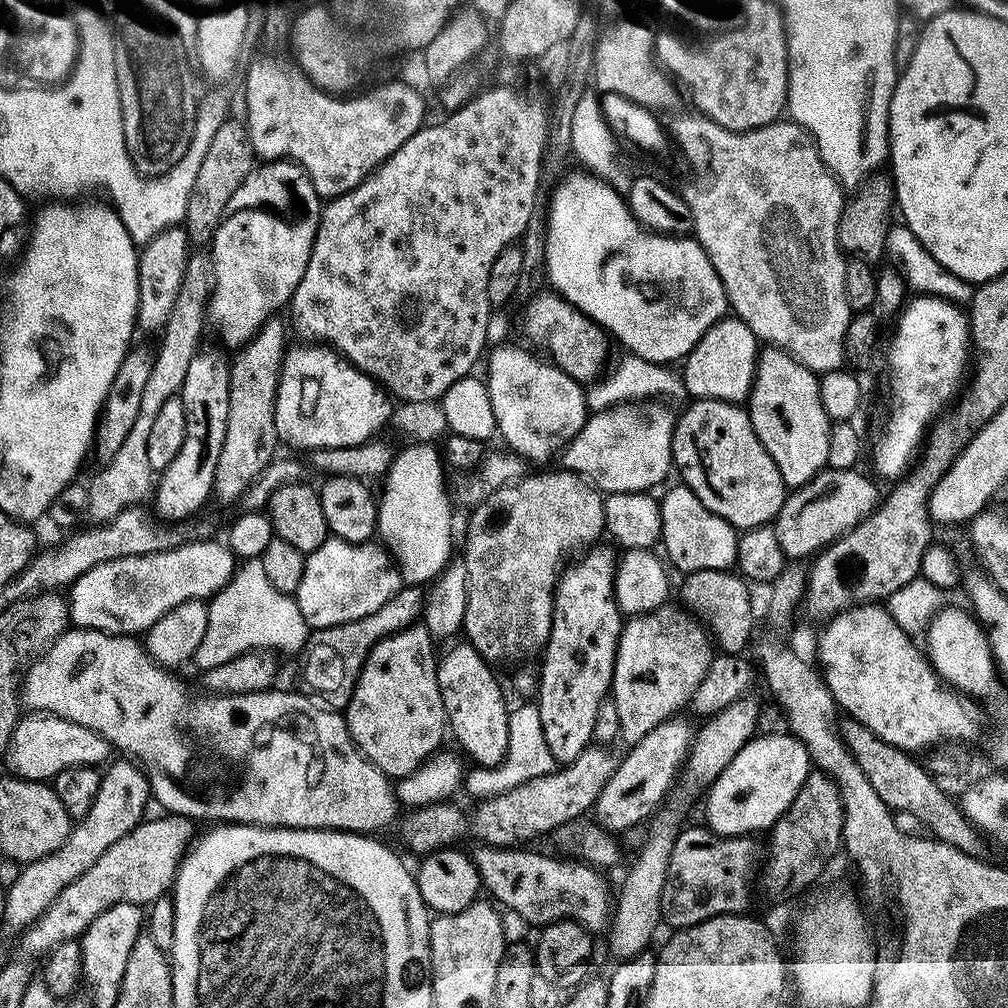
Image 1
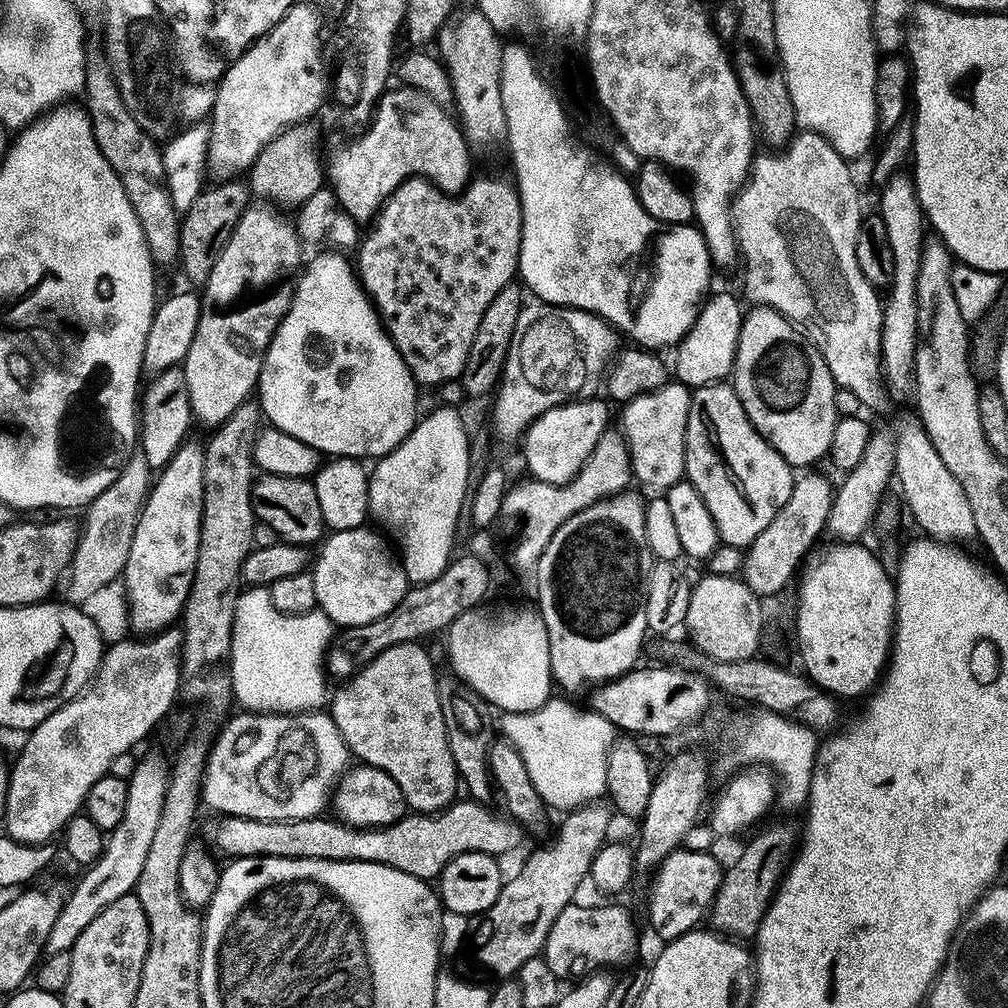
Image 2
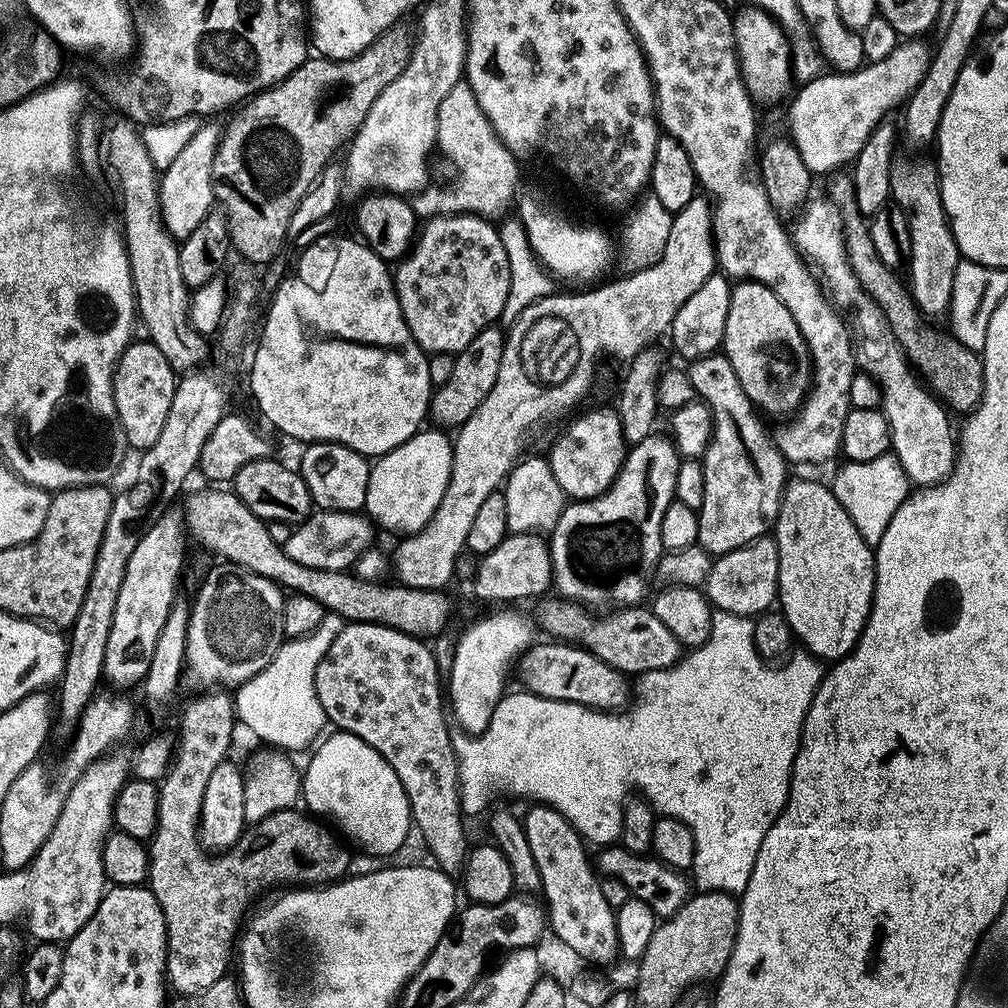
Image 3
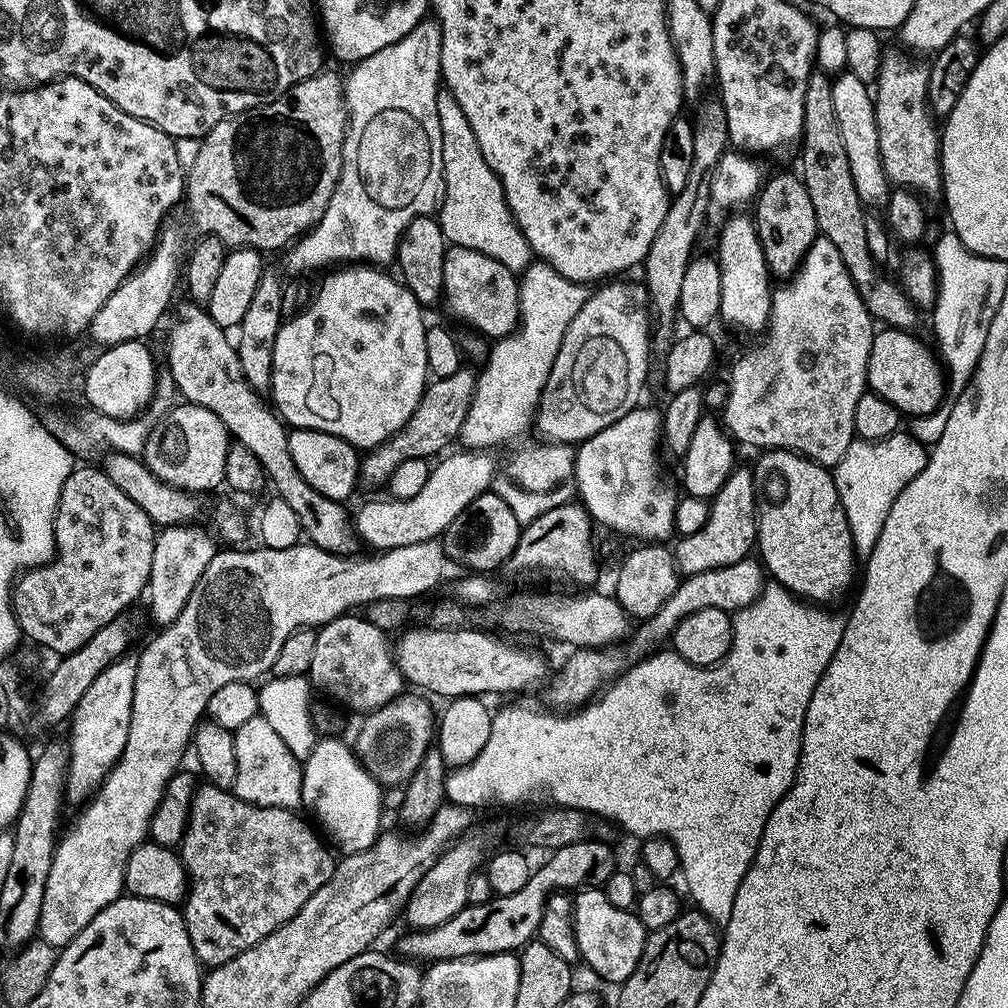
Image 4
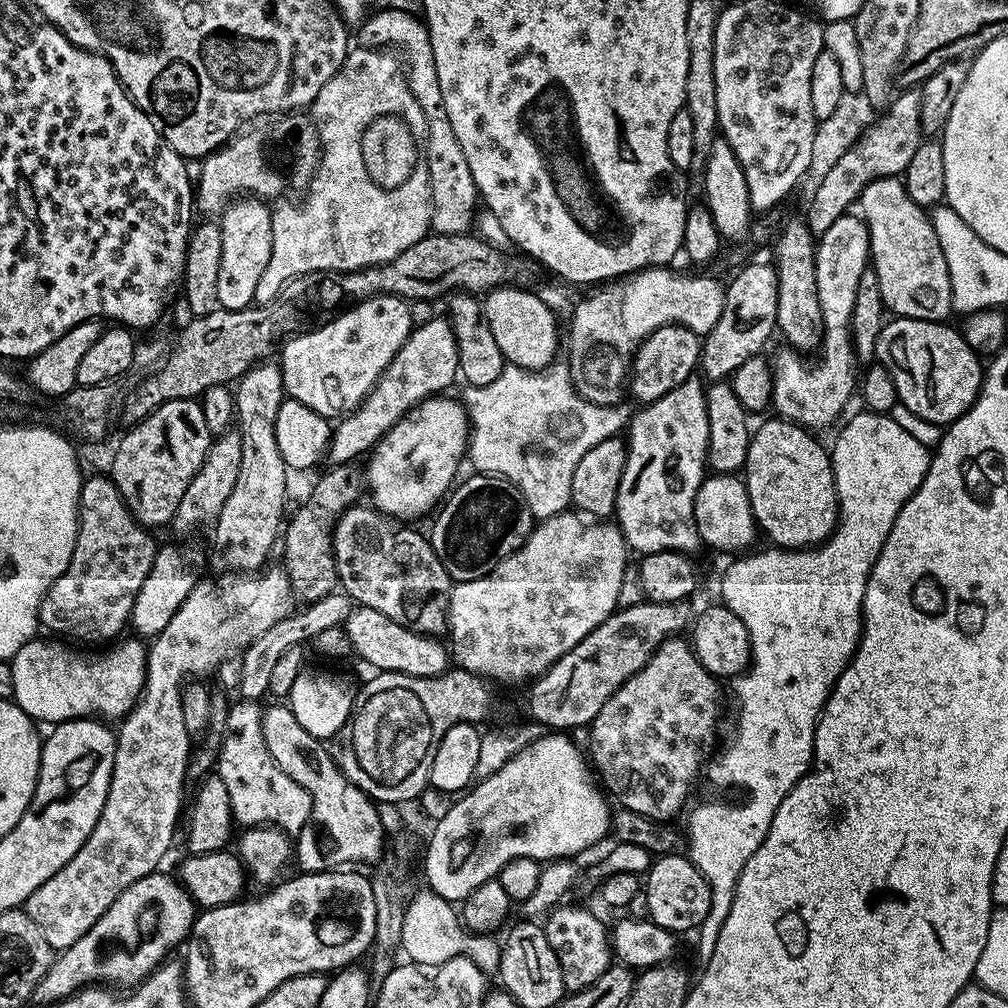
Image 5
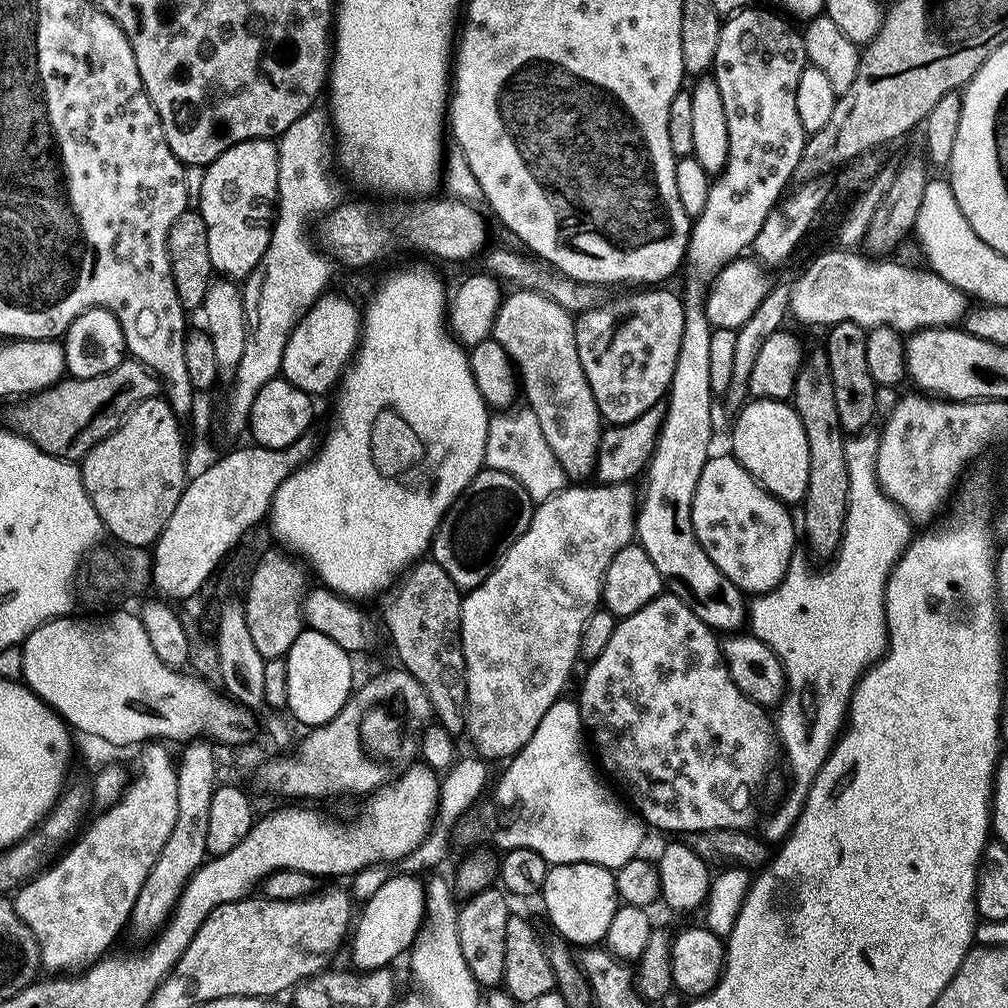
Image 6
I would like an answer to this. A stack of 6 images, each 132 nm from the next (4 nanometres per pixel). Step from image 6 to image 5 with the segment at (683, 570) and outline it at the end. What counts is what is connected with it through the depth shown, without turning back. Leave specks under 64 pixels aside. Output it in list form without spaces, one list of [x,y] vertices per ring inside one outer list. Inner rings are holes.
[[[689,378],[677,384],[662,398],[645,404],[640,413],[631,417],[626,429],[628,457],[622,474],[622,482],[616,495],[615,523],[618,525],[629,549],[637,548],[640,554],[650,552],[695,553],[702,541],[694,522],[694,498],[706,475],[708,462],[708,411],[706,410],[706,384],[703,379]]]

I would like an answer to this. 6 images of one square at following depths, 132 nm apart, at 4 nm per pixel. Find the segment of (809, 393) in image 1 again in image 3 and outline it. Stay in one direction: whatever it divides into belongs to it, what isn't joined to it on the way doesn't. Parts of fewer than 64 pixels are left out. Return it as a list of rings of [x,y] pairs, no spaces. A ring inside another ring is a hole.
[[[758,280],[732,284],[722,352],[734,366],[742,390],[765,417],[783,421],[800,411],[814,384],[814,365],[798,324],[774,290]]]

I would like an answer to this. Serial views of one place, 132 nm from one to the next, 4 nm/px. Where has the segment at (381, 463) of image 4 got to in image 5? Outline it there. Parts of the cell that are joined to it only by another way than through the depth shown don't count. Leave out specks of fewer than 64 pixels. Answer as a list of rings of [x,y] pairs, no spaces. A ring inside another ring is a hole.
[[[351,462],[329,467],[328,472],[322,473],[320,481],[313,486],[308,501],[292,517],[287,517],[286,527],[282,532],[282,567],[287,572],[293,589],[308,588],[312,598],[325,596],[337,587],[336,559],[332,553],[332,530],[336,527],[336,517],[359,501],[356,499],[360,496],[362,472],[359,472],[356,466]]]

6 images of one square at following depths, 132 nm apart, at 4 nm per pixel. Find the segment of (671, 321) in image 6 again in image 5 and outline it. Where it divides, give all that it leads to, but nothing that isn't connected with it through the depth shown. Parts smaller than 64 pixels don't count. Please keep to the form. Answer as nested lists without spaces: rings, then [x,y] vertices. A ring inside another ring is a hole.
[[[681,324],[655,328],[641,342],[636,355],[632,357],[630,375],[626,381],[627,391],[634,399],[640,400],[641,405],[654,403],[677,384],[686,382],[697,371],[701,351],[701,337],[689,328],[683,328]]]

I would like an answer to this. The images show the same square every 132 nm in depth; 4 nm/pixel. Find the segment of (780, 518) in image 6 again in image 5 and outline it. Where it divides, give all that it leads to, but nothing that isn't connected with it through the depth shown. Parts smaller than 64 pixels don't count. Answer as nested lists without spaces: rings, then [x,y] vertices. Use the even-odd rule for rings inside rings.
[[[736,474],[705,475],[694,498],[694,522],[701,541],[720,552],[743,553],[753,547],[751,544],[758,537],[758,525],[752,516],[748,487]]]

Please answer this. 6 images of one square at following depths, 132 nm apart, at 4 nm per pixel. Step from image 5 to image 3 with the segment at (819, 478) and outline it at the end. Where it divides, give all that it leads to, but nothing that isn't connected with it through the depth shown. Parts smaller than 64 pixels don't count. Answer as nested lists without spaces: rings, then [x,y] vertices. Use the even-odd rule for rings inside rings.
[[[789,479],[785,483],[784,493],[780,499],[780,509],[774,521],[774,539],[778,550],[778,586],[776,587],[778,608],[789,624],[789,630],[792,632],[793,637],[797,641],[800,639],[804,643],[801,644],[803,651],[811,652],[821,662],[835,662],[841,660],[844,656],[850,655],[866,626],[868,615],[872,609],[874,586],[876,585],[876,557],[873,545],[866,543],[862,538],[862,534],[858,534],[858,526],[854,526],[854,522],[850,522],[850,514],[846,514],[846,510],[842,510],[842,506],[838,502],[836,495],[833,494],[831,487],[827,483],[819,484],[816,480]]]

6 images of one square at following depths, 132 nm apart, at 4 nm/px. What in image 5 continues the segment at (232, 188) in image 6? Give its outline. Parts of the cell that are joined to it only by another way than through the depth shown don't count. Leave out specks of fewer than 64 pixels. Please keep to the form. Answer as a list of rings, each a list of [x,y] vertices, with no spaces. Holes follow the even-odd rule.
[[[236,198],[219,213],[222,236],[221,265],[218,266],[218,302],[221,308],[242,310],[255,301],[258,278],[270,262],[272,212],[260,198]]]

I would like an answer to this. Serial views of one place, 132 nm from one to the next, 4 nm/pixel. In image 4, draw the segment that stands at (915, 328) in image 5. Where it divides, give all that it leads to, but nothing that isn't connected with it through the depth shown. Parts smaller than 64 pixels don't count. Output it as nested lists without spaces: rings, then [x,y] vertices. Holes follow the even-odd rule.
[[[887,326],[881,327],[873,335],[866,384],[905,417],[928,416],[944,400],[946,372],[937,353],[933,349],[932,353],[918,337],[912,335],[916,334],[903,328]]]

